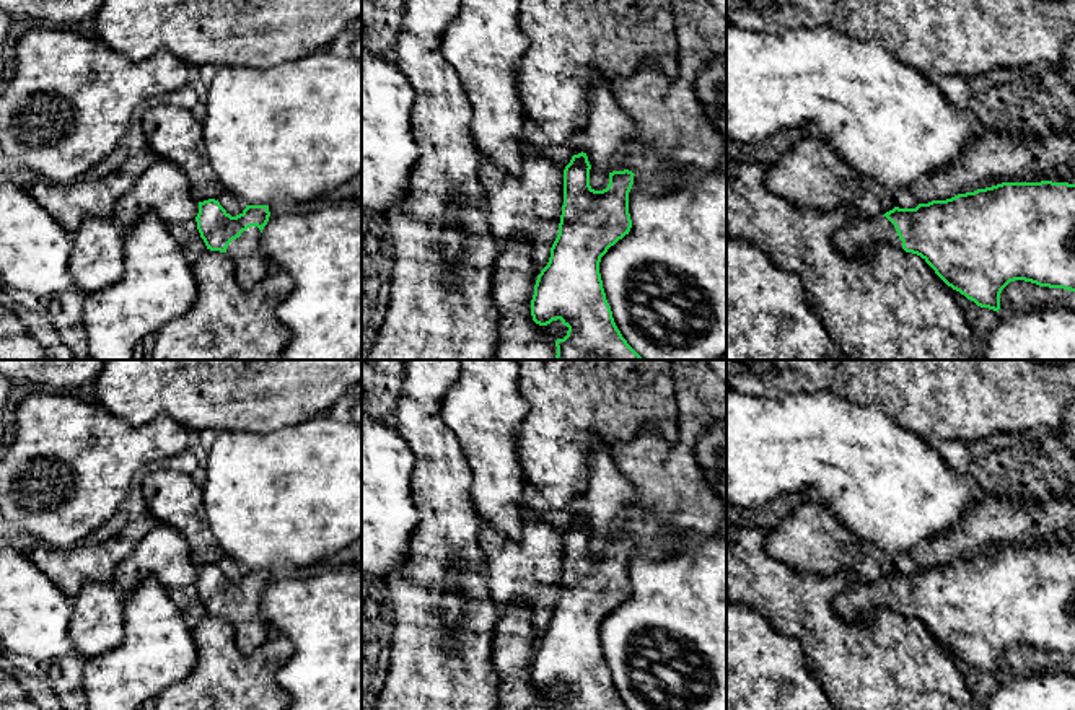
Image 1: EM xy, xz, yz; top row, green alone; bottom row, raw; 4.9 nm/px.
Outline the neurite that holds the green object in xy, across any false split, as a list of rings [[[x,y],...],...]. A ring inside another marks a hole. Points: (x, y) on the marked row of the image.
[[[215,199],[199,202],[195,221],[200,238],[207,249],[226,252],[233,259],[235,278],[244,290],[251,290],[272,272],[272,264],[261,251],[261,233],[267,225],[269,217],[269,205],[246,205],[239,215],[231,217]]]

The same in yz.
[[[1002,182],[915,208],[853,221],[834,234],[839,251],[857,256],[880,243],[920,256],[953,290],[998,313],[1002,290],[1015,280],[1075,291],[1075,184]]]

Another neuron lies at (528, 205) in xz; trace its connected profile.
[[[524,142],[523,168],[516,176],[482,160],[479,182],[487,197],[489,228],[497,244],[503,248],[511,238],[529,241],[538,280],[559,234],[564,171]]]

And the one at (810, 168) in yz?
[[[1010,127],[1007,130],[985,129],[958,160],[935,173],[922,174],[909,187],[886,187],[870,178],[858,176],[834,147],[814,134],[798,135],[788,148],[767,166],[767,187],[803,207],[852,210],[855,221],[880,218],[894,207],[915,208],[919,204],[946,200],[958,194],[974,192],[992,182],[1068,182],[1075,184],[1075,140],[1068,135],[1031,137],[1031,129]]]

